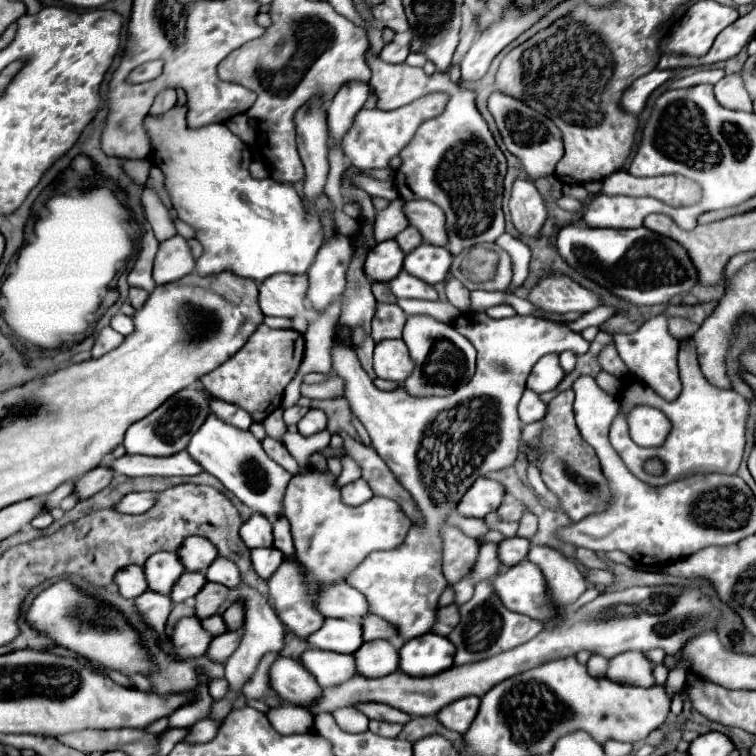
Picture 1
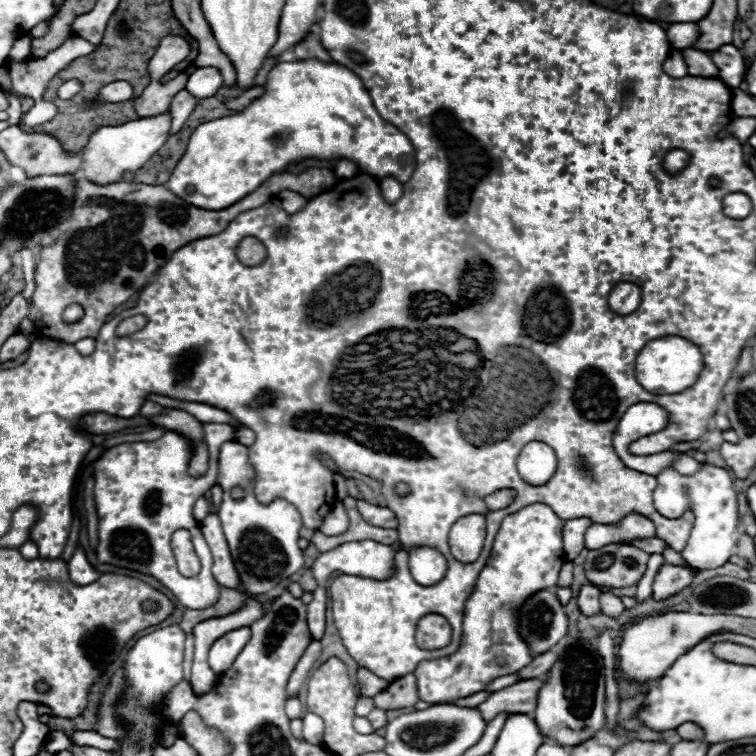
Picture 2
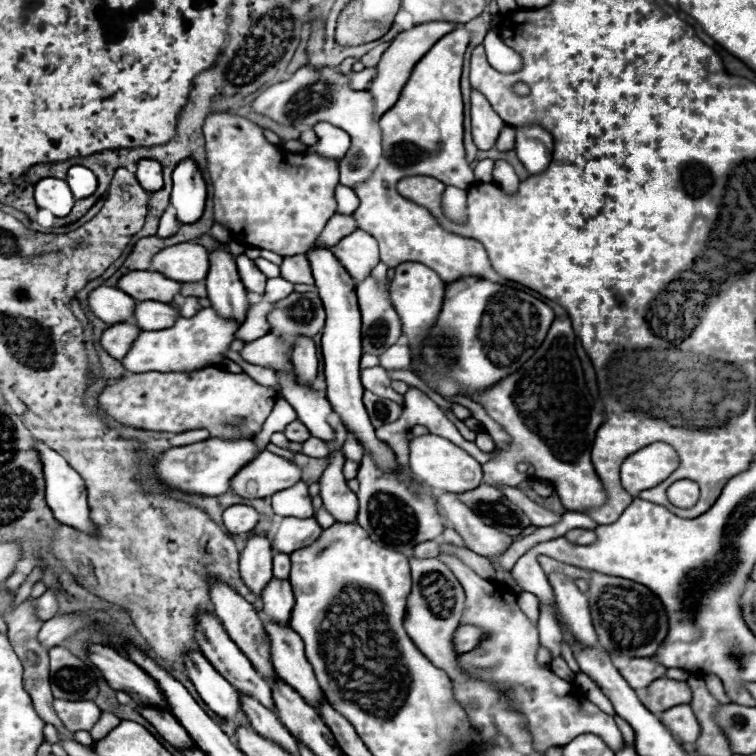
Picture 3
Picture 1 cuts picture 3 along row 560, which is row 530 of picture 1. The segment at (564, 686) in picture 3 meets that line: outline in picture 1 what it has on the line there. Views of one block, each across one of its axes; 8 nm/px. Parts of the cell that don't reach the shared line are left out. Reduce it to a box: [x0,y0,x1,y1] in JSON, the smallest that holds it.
[442,526,478,578]

